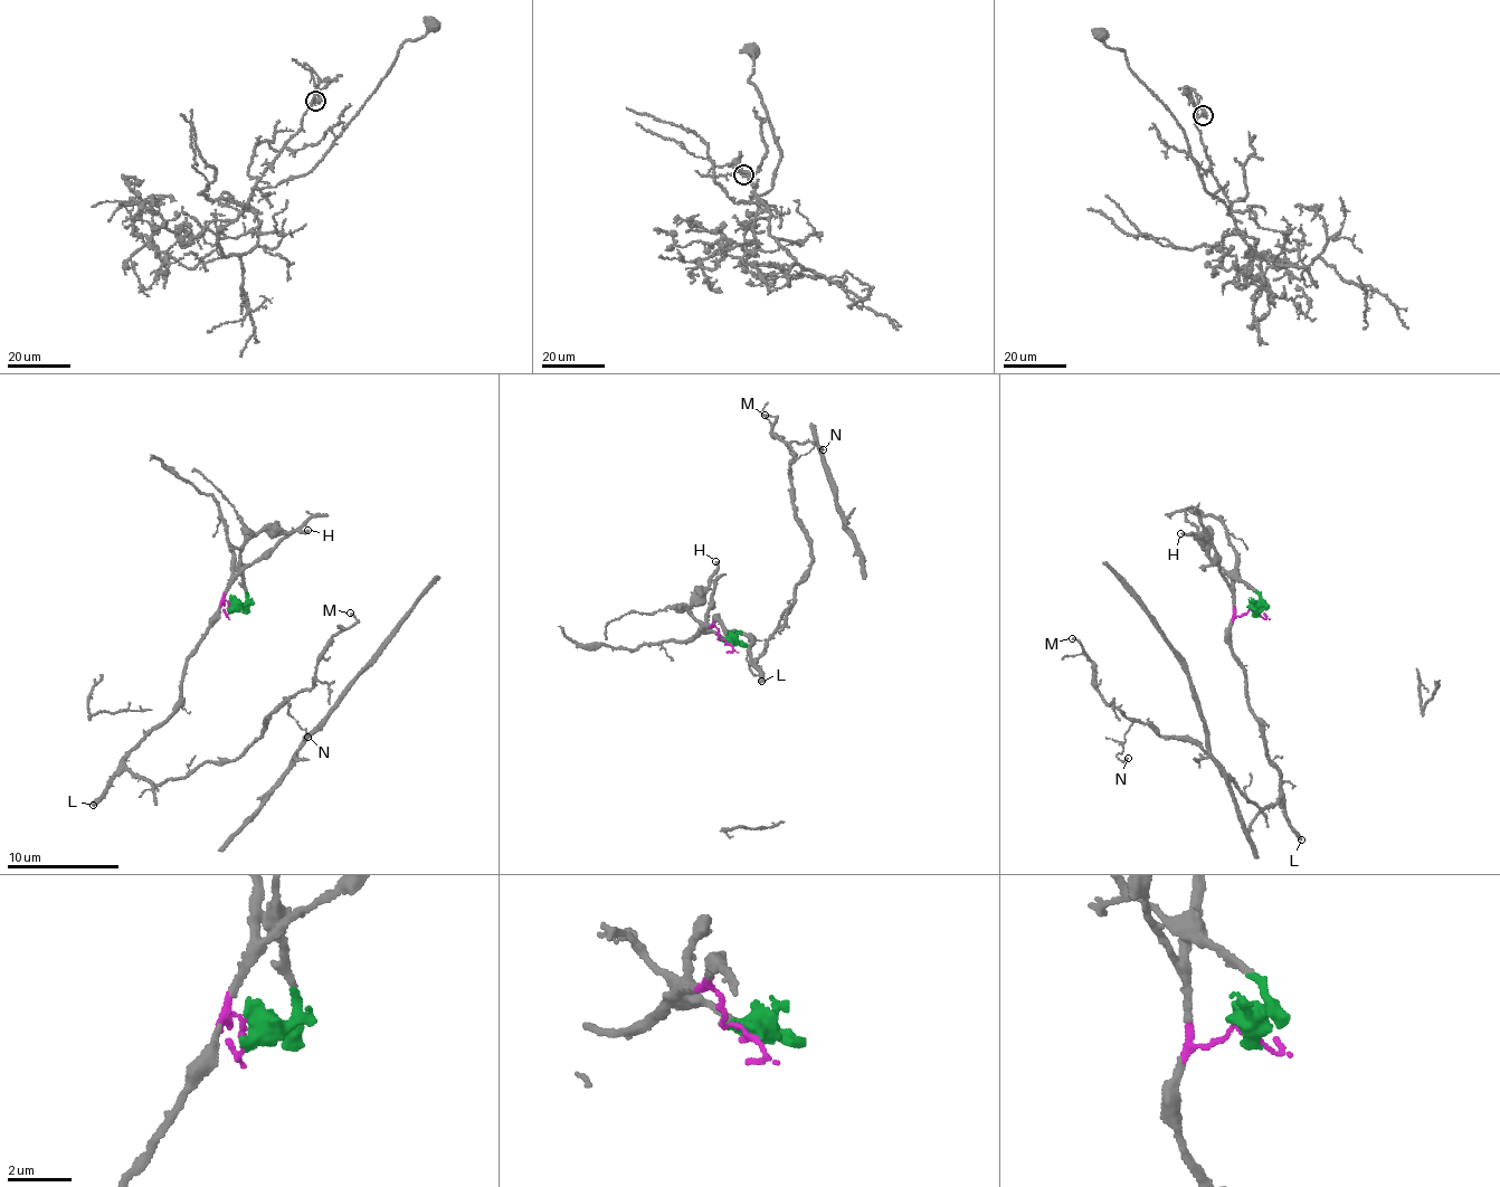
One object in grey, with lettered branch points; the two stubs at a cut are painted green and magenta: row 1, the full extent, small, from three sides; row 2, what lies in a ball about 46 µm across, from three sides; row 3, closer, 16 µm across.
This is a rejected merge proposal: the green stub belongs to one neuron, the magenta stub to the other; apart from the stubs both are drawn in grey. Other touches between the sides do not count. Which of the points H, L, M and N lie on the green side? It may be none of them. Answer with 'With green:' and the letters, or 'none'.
With green: H

